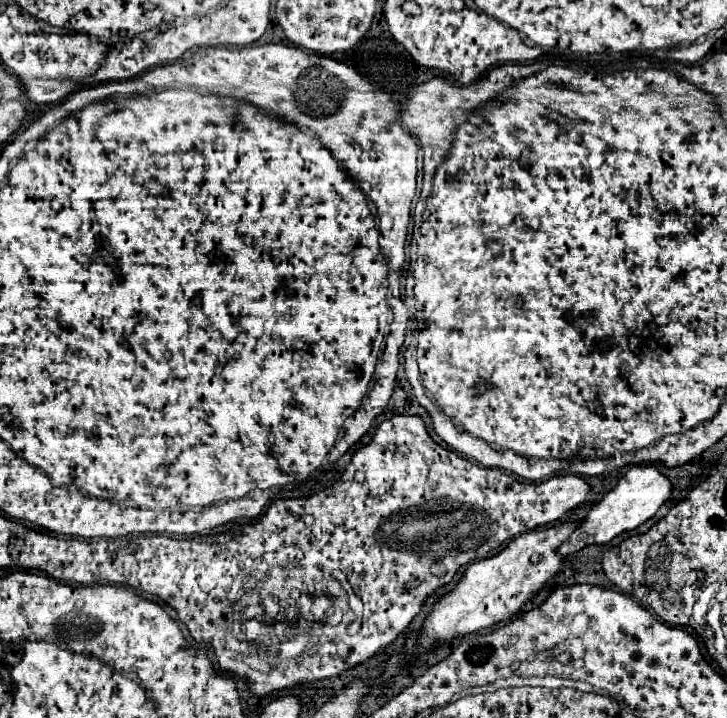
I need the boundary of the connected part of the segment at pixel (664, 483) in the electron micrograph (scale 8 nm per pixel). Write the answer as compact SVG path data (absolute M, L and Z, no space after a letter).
M639 464L631 466L629 472L619 480L619 484L599 502L593 506L593 510L587 514L583 524L563 542L559 552L563 556L569 556L577 550L581 550L585 544L607 544L615 536L619 536L625 530L635 530L643 522L655 516L655 512L667 502L667 498L673 492L673 484L667 476L663 476L657 466L653 464Z

